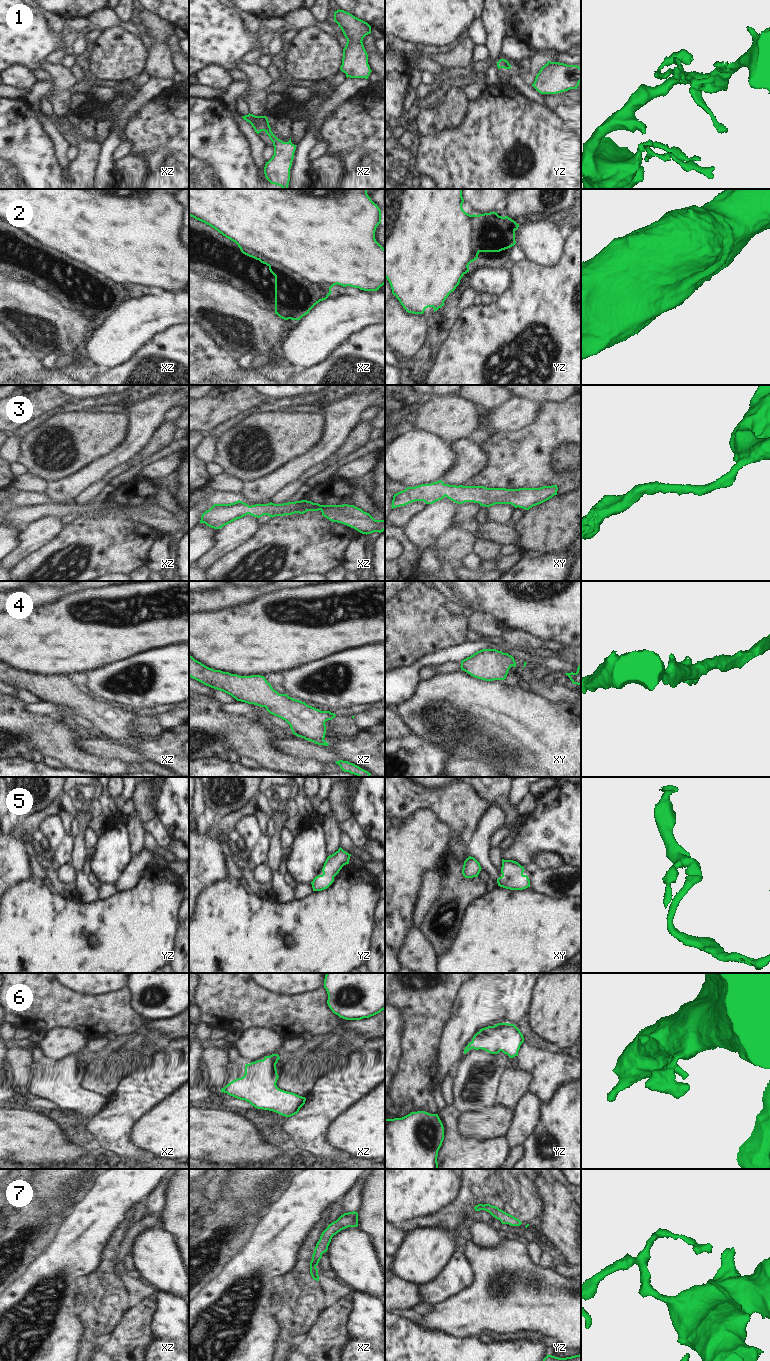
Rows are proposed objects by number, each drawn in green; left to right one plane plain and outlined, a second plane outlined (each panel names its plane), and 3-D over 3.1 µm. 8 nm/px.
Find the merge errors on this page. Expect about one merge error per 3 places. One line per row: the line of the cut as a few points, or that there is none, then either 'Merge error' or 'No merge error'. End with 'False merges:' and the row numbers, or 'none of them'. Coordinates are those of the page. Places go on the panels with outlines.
1: No split. No merge error
2: No split. No merge error
3: No split. No merge error
4: No split. No merge error
5: No split. No merge error
6: No split. No merge error
7: No split. No merge error
False merges: none of them

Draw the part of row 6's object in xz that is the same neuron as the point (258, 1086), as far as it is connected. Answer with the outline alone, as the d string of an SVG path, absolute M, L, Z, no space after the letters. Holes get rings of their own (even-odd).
M272 1054L246 1064L244 1076L227 1084L221 1092L245 1100L257 1109L273 1111L285 1117L297 1114L306 1098L277 1087L279 1076L276 1064L279 1059L278 1054Z

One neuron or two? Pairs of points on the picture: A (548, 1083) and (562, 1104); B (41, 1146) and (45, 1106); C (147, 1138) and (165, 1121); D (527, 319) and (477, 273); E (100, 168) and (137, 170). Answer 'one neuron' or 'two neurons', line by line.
A: two neurons
B: two neurons
C: one neuron
D: two neurons
E: two neurons

